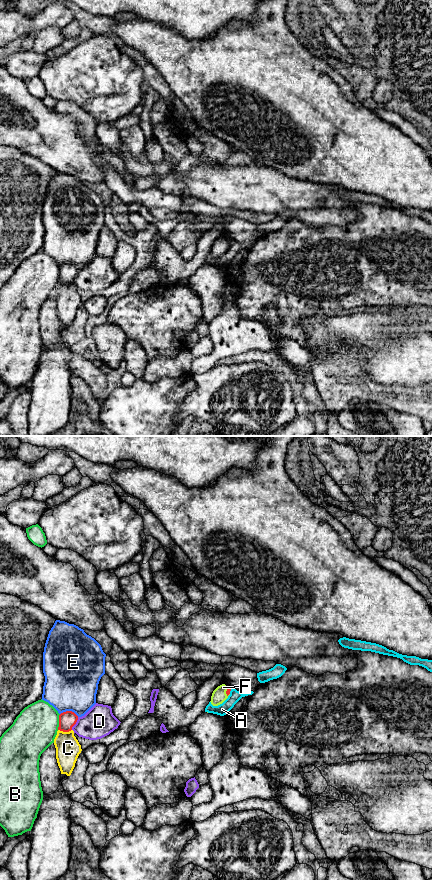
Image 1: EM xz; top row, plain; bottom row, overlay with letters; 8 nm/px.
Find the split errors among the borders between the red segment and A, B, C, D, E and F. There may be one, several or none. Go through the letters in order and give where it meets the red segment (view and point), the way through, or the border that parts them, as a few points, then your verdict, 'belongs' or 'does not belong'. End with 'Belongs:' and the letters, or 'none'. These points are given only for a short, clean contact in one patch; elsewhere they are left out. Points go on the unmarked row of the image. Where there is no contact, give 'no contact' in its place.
A: contact xz (230, 242); does not belong
B: contact xz (59, 274); does not belong
C: contact xz (65, 283); border xz (58, 281), (63, 283), (71, 282); does not belong
D: contact xz (75, 275); does not belong
E: contact xz (69, 263); does not belong
F: contact xz (226, 244); belongs
Belongs: F

